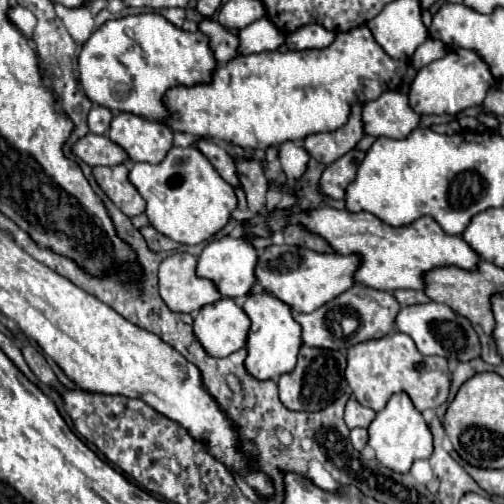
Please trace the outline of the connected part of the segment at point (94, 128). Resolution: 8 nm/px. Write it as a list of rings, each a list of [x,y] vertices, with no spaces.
[[[93,106],[89,116],[87,116],[87,126],[93,134],[105,134],[109,130],[111,124],[111,110],[103,108],[103,106]]]

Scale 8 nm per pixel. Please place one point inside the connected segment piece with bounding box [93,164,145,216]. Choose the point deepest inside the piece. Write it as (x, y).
(113, 180)

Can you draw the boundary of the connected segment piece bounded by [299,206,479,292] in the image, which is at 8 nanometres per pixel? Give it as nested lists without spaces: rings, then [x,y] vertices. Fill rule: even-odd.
[[[321,206],[319,210],[311,210],[311,214],[299,214],[299,222],[303,222],[303,226],[311,230],[311,234],[325,238],[337,254],[357,254],[359,268],[355,272],[355,282],[371,286],[375,290],[423,290],[423,274],[431,268],[453,264],[465,270],[475,270],[479,262],[479,256],[463,242],[461,236],[447,236],[441,226],[429,216],[419,218],[409,226],[393,228],[369,212],[355,214],[331,206]]]

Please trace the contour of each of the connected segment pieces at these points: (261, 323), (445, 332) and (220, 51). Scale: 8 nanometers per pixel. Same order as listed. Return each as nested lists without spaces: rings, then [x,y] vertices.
[[[269,292],[249,294],[243,304],[245,314],[251,320],[251,328],[247,334],[247,358],[245,368],[257,380],[277,380],[281,374],[287,374],[295,368],[297,352],[301,348],[301,326],[293,320],[291,308],[271,296]]]
[[[439,302],[403,306],[395,318],[395,326],[399,332],[405,332],[415,340],[417,350],[423,356],[443,356],[443,358],[455,358],[459,362],[467,362],[481,354],[481,344],[471,322],[463,316],[457,316],[449,306]]]
[[[203,18],[199,22],[199,30],[203,34],[207,34],[209,38],[209,46],[213,50],[213,56],[219,64],[229,62],[231,58],[237,56],[237,46],[239,46],[239,38],[235,32],[229,32],[227,28],[223,28],[219,22],[211,20],[211,18]]]

